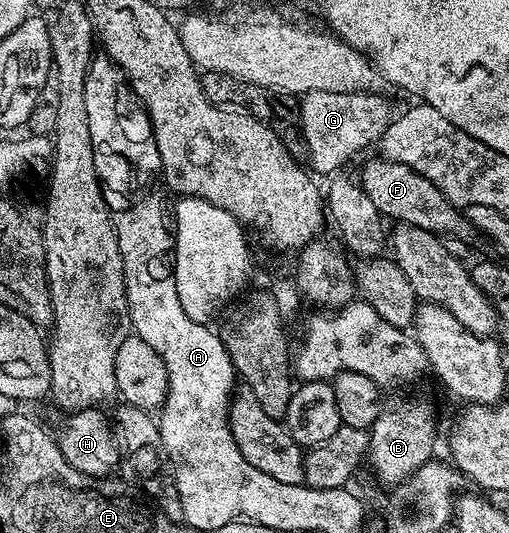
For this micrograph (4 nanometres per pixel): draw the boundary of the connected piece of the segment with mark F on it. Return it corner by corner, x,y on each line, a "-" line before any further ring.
376,156
364,164
363,171
357,174
357,181
365,196
369,196
373,204
377,204
384,219
395,218
396,223
404,222
417,228
425,228
430,234
457,237
470,248
475,248
481,242
479,229
467,219
466,213
452,204
433,183
425,180
425,176
413,172
413,168

